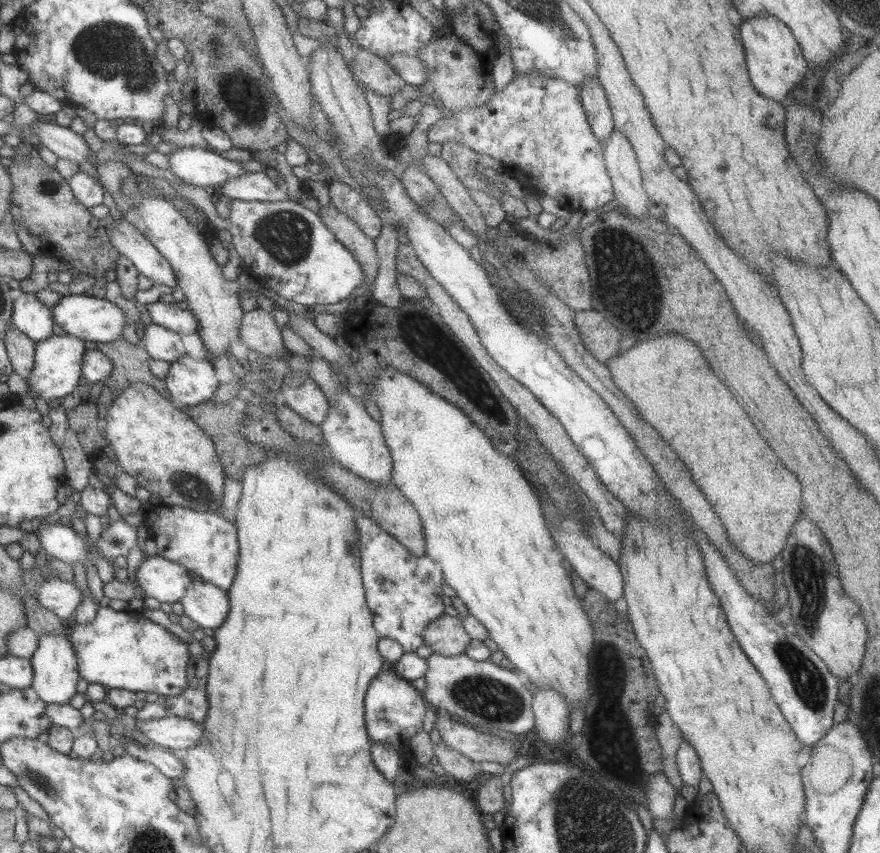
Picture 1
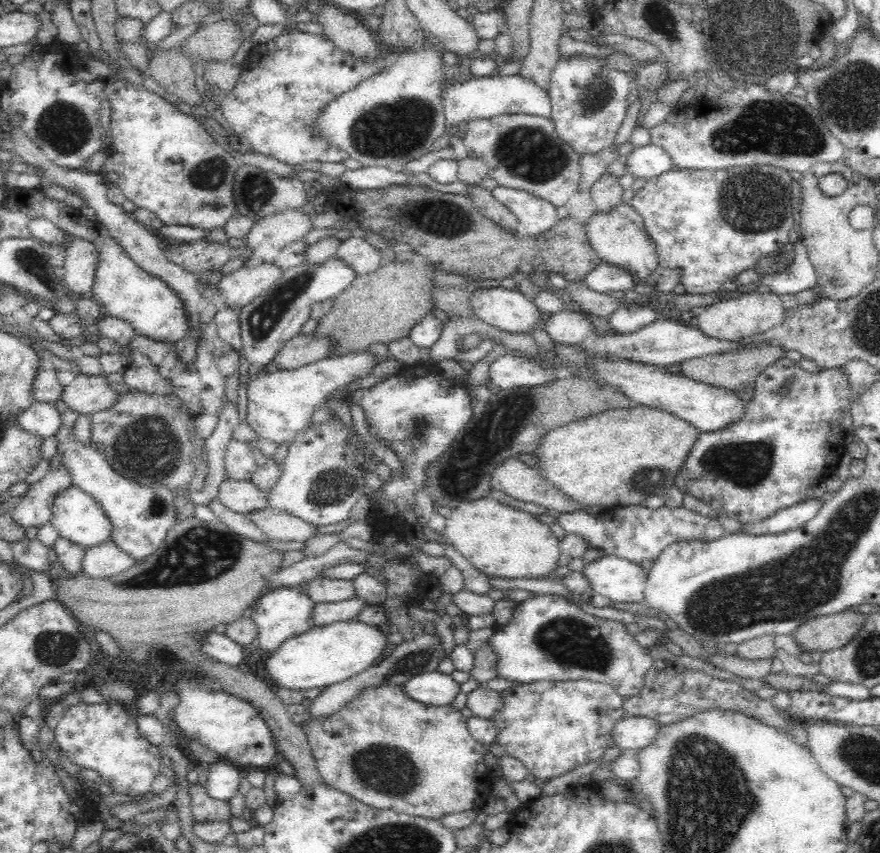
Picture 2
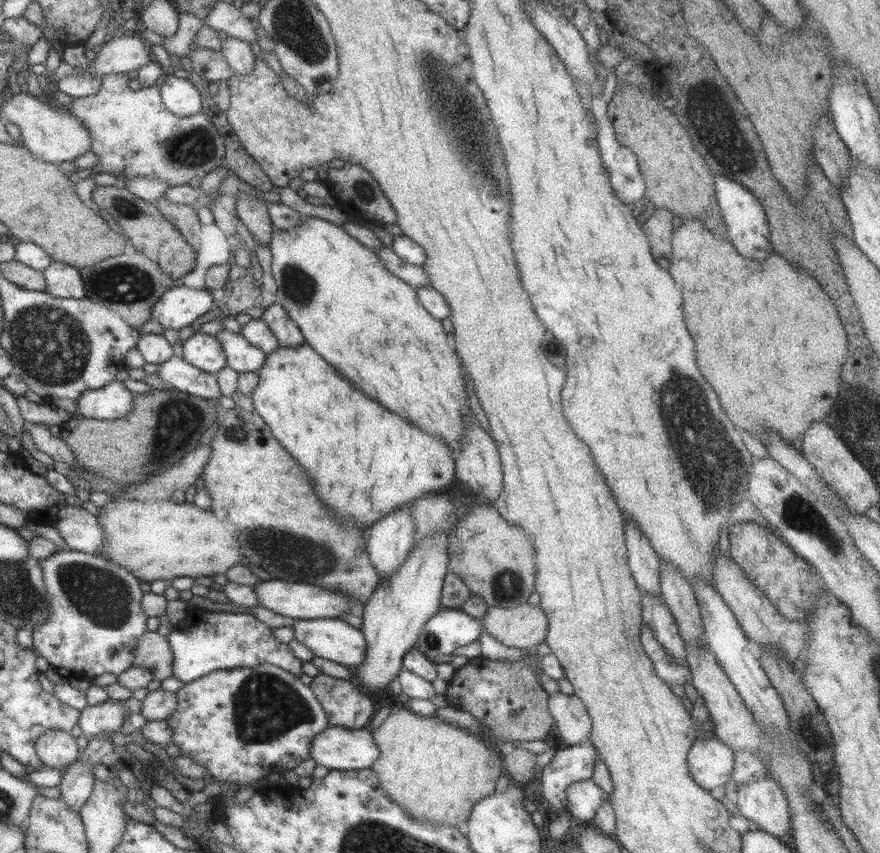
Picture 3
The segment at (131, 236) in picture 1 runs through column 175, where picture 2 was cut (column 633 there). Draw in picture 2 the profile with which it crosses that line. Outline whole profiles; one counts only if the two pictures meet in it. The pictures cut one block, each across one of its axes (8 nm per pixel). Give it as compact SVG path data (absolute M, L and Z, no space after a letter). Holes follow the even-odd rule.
M601 263L595 270L588 272L584 283L596 292L609 293L610 291L632 289L636 285L636 279L634 279L632 271L628 271L626 268Z

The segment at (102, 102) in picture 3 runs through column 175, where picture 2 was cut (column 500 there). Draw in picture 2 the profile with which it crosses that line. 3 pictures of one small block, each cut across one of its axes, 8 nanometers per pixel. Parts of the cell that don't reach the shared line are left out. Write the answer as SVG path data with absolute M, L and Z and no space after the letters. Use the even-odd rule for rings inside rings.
M500 114L484 120L468 122L463 143L470 157L488 164L488 174L499 185L522 189L541 199L548 199L556 208L564 206L579 191L581 155L560 138L550 119L530 114Z

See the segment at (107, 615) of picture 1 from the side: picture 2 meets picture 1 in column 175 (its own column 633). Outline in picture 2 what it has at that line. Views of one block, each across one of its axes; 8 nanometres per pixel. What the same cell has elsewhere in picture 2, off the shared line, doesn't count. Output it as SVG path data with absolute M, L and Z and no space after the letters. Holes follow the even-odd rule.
M552 594L538 595L535 598L516 603L516 607L513 611L513 616L509 622L506 624L498 625L493 624L494 632L488 638L488 643L494 645L494 651L498 653L498 664L496 664L496 669L498 669L498 676L507 678L511 681L516 681L520 683L535 683L538 681L548 680L548 681L566 681L566 680L592 680L592 682L601 682L604 684L609 684L620 696L624 698L630 698L642 690L644 686L644 676L653 667L654 657L648 653L648 647L640 645L638 641L634 638L630 632L626 629L626 624L622 621L616 621L612 619L599 618L598 616L593 616L585 611L580 610L574 604L569 602L569 600L564 597L560 597Z

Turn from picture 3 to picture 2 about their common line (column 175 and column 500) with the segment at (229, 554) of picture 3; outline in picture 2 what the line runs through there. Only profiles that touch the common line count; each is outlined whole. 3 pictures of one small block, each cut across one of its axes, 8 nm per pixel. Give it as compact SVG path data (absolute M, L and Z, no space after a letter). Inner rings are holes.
M495 496L462 502L451 512L444 539L489 577L545 578L558 568L561 555L558 538L550 525L542 524L529 512L501 504Z

